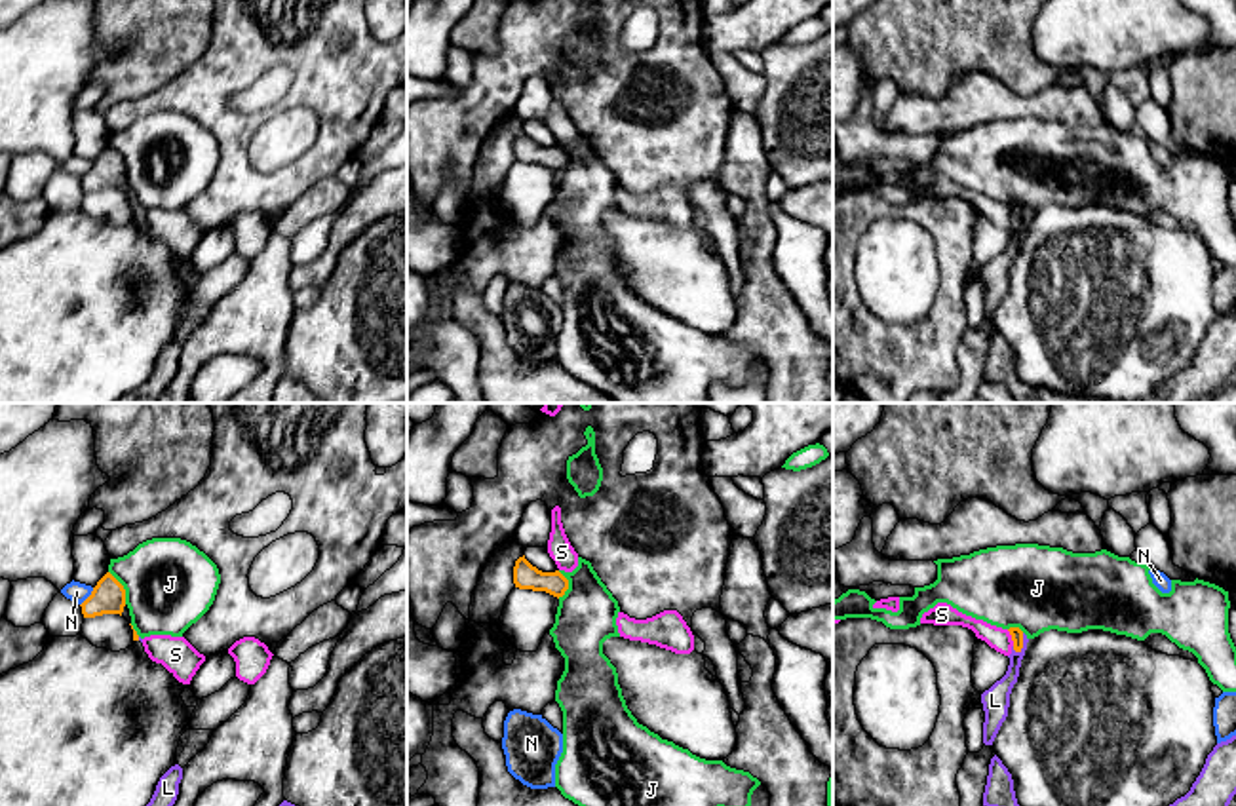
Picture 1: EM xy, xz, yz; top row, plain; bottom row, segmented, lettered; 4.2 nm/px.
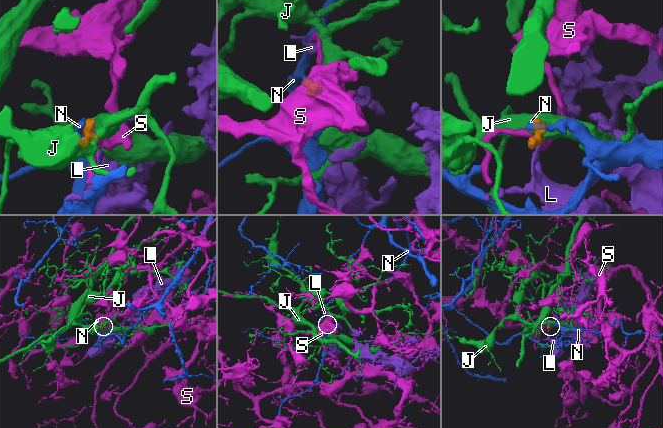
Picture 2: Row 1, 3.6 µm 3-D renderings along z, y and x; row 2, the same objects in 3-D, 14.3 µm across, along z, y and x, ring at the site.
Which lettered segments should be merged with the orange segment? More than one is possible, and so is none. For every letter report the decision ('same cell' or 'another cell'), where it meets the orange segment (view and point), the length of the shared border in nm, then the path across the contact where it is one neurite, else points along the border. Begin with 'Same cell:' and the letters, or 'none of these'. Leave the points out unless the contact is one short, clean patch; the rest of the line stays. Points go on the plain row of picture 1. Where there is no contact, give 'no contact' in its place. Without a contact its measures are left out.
Same cell: L
J: another cell; contact xy (122, 162); length 160 nm; border xy (109, 145), (122, 160), (126, 177)
L: same cell; contact yz (1022, 217); length 90 nm; way yz (1016, 208), (1022, 217), (1012, 249), (997, 270)
N: another cell; contact xy (88, 172); length 100 nm; border xy (94, 162), (80, 179)
S: another cell; contact yz (1012, 211); length 80 nm; border yz (1006, 204), (1014, 219)

